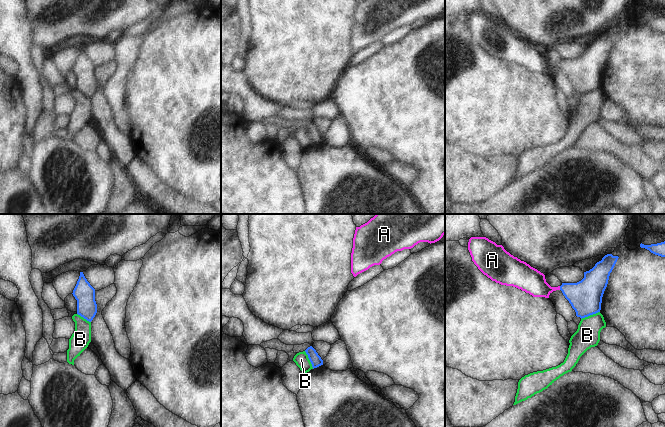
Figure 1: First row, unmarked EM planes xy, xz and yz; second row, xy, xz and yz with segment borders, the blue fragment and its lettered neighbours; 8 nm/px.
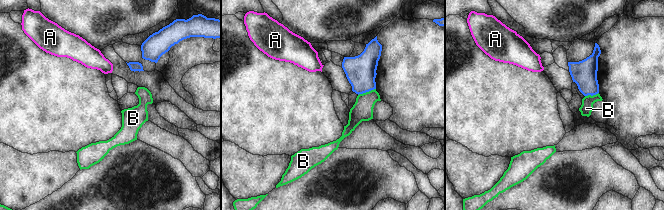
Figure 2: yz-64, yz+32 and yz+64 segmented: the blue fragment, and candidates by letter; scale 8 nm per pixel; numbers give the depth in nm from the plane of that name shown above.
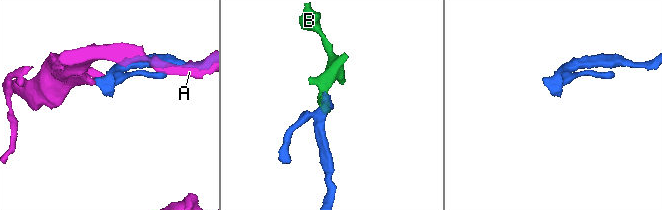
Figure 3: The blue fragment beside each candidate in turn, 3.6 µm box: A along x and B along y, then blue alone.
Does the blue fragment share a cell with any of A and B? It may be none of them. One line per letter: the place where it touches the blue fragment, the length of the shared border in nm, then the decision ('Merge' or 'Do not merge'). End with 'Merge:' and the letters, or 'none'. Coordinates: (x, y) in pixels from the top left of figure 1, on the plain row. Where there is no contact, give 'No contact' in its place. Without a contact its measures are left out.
A: Touches blue at yz (560, 64). Shared border 30 nm. Merge
B: Touches blue at yz (590, 90). Shared border 170 nm. Do not merge
Merge: A

